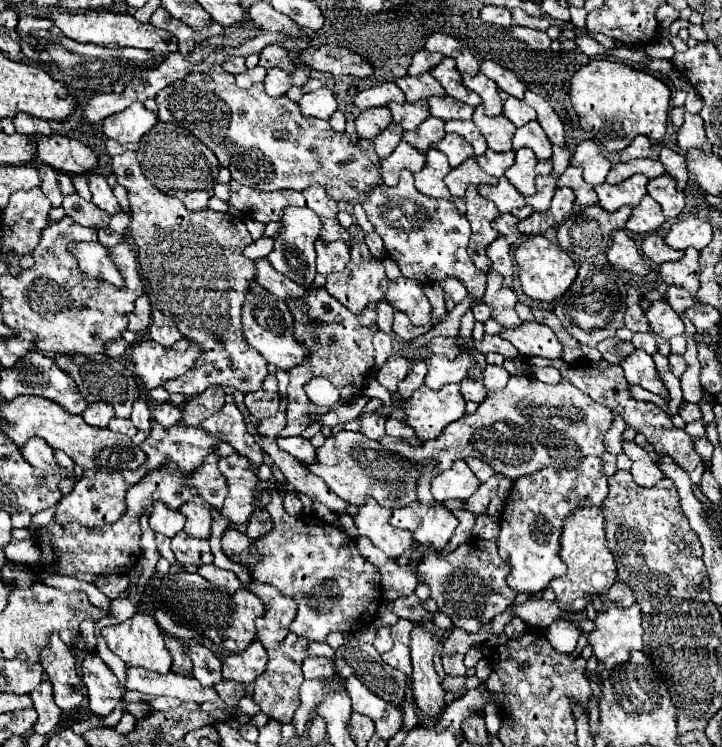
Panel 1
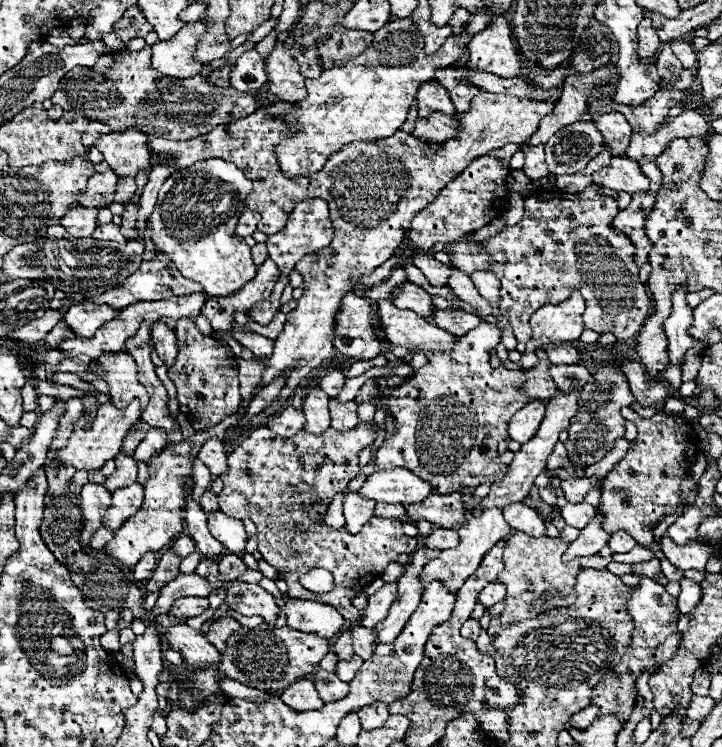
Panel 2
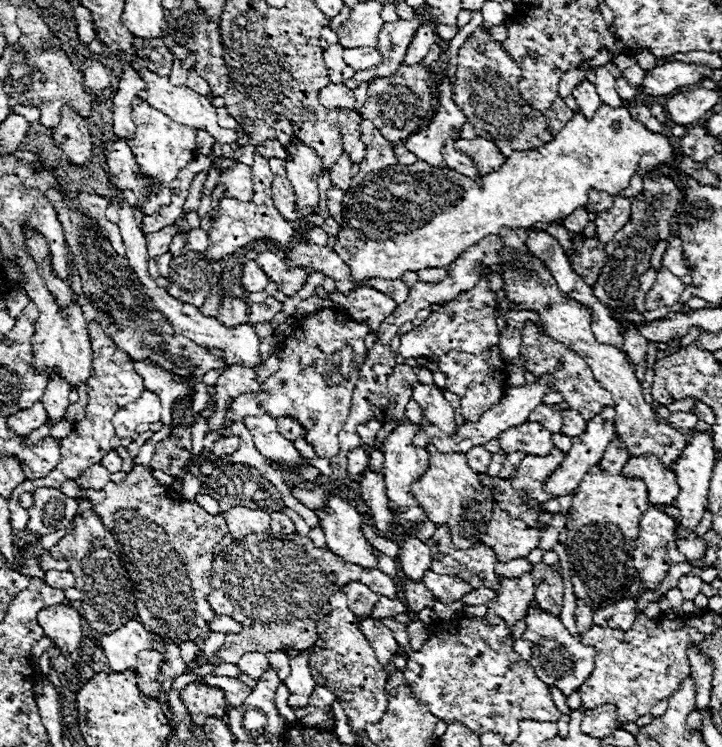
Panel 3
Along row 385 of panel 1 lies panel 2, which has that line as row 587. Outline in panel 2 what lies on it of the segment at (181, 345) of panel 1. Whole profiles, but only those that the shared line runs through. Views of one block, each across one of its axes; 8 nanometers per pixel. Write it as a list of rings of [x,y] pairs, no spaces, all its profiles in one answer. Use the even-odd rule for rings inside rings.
[[[168,548],[168,550],[164,552],[164,556],[162,556],[162,560],[160,560],[156,572],[154,572],[154,576],[146,582],[144,590],[146,590],[148,594],[150,594],[150,592],[158,592],[158,590],[162,590],[168,582],[172,582],[172,580],[180,574],[180,570],[178,570],[180,560],[182,560],[182,558],[176,556],[176,554],[172,552],[172,548]]]

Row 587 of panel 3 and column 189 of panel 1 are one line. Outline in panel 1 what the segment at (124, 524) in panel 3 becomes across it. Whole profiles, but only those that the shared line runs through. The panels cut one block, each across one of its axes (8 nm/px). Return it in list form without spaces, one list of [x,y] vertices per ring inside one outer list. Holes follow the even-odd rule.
[[[158,122],[152,126],[152,130],[148,130],[146,136],[140,138],[136,154],[140,166],[144,168],[144,174],[148,174],[148,180],[152,178],[156,188],[166,192],[168,196],[180,198],[192,212],[208,208],[208,200],[214,196],[220,164],[214,152],[206,144],[196,140],[196,136],[192,136],[188,130],[180,132],[178,124]]]

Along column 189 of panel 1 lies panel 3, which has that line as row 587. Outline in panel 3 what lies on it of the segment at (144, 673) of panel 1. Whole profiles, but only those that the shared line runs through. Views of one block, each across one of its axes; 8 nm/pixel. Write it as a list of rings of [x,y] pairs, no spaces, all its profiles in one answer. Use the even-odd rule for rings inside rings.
[[[688,574],[688,576],[682,576],[682,578],[678,580],[678,590],[682,592],[682,596],[684,596],[686,600],[694,600],[696,594],[702,592],[702,584],[704,584],[704,582],[702,582],[698,576]]]

